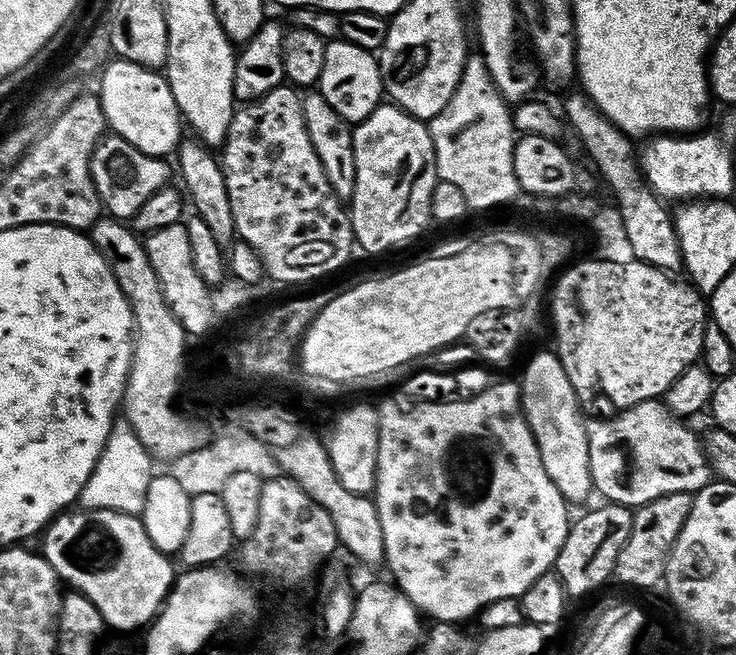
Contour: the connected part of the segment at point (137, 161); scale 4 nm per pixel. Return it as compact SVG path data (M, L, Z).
M104 134L97 139L88 161L96 193L100 196L103 211L117 220L131 221L132 215L158 189L165 187L168 180L167 159L159 156L147 156L138 146L126 142L126 138L115 134Z

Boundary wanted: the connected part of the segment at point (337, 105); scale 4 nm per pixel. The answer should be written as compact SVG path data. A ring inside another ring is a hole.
M337 38L327 41L324 45L318 91L341 120L352 126L359 124L382 103L382 97L385 95L379 59L362 46L354 46L354 42L349 40Z

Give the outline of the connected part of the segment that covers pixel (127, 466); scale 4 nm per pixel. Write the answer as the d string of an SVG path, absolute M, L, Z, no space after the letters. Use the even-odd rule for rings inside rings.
M117 419L106 438L106 446L86 482L82 486L79 507L84 510L105 508L115 512L125 512L131 516L139 516L146 502L146 486L150 486L154 469L154 457L138 438L136 431L128 425L127 419Z

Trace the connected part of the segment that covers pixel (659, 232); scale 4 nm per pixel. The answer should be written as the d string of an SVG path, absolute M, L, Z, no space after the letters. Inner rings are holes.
M575 91L576 92L570 93L564 100L565 117L563 116L563 119L566 121L566 124L566 119L568 119L568 124L576 131L577 138L584 143L584 148L588 151L589 158L596 163L597 170L604 175L604 180L608 183L609 190L612 191L613 198L611 197L611 199L617 208L620 209L627 241L630 242L636 259L646 262L655 268L661 268L663 272L669 274L679 273L683 265L683 256L679 250L679 240L673 225L673 217L670 215L669 210L667 212L667 210L663 208L665 205L662 203L661 197L657 196L656 193L649 188L647 181L642 177L638 169L638 160L635 156L634 148L632 152L633 141L629 139L625 133L621 132L608 117L603 116L596 108L596 105L584 95L583 91Z

